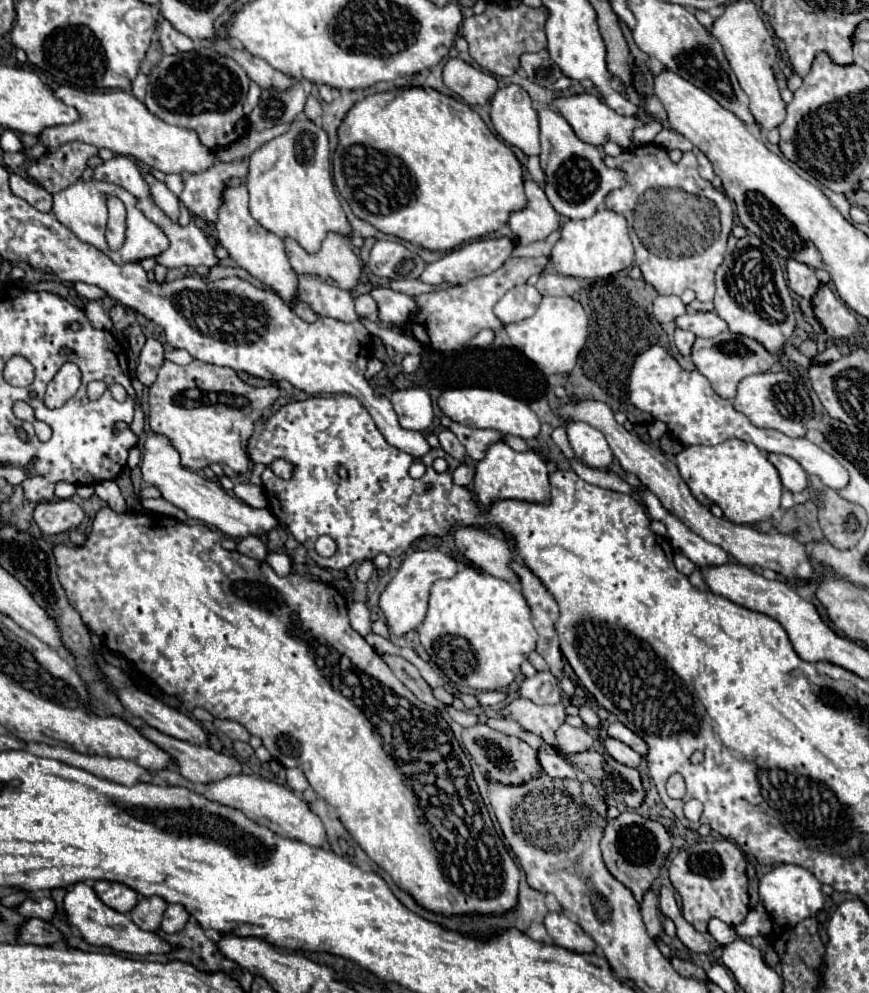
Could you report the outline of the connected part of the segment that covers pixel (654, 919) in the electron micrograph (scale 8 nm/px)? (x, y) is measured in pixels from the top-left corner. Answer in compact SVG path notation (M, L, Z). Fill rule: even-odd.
M652 890L646 892L644 900L642 900L642 920L644 926L648 930L648 936L656 942L662 938L662 922L658 918L658 910L656 910L656 896Z

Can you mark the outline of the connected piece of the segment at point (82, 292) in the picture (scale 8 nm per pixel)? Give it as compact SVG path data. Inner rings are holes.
M76 282L74 290L78 292L78 296L88 298L88 300L100 300L100 298L106 296L106 292L100 290L98 286L90 286L90 284L84 284L84 282Z

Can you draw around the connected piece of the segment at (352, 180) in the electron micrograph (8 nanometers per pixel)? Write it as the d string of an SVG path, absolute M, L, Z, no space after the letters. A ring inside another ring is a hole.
M402 88L402 90L390 90L390 92L380 92L380 94L370 94L364 100L356 102L350 112L346 114L342 126L338 128L338 138L340 146L334 152L332 164L334 164L334 182L340 192L340 196L350 204L352 212L370 222L374 228L378 228L384 234L396 236L400 240L408 240L414 246L426 248L426 250L438 250L438 252L448 252L458 248L460 244L474 242L490 232L498 232L508 224L508 218L516 210L524 210L528 206L528 198L524 194L524 178L522 178L522 164L518 162L516 154L498 138L492 134L492 130L486 128L482 118L466 104L460 102L452 96L446 96L438 90L432 88Z

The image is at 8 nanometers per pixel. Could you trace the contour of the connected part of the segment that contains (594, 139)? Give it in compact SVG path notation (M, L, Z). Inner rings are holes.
M574 94L574 96L564 96L564 98L554 98L550 102L550 108L556 110L558 114L562 114L566 118L566 122L572 126L574 134L586 142L586 144L594 144L594 146L602 146L608 140L618 142L622 148L630 148L632 146L632 130L638 124L636 118L624 118L620 114L616 114L612 108L606 106L604 100L600 100L594 94Z

